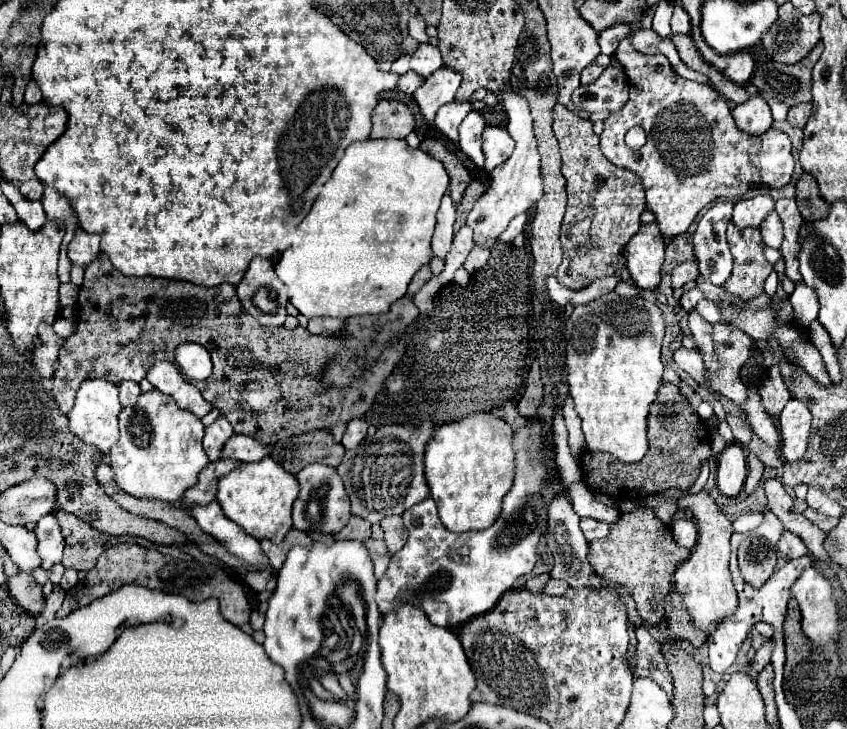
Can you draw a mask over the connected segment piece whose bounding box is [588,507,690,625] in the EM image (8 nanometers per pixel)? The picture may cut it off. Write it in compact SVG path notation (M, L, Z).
M642 507L632 513L624 513L618 517L616 523L610 523L610 535L606 539L598 539L590 543L588 561L600 577L610 583L624 585L628 593L636 601L636 609L640 617L650 623L658 625L664 617L664 597L672 589L672 575L678 563L686 561L690 549L684 549L674 543L672 531L668 525L662 525L652 509Z

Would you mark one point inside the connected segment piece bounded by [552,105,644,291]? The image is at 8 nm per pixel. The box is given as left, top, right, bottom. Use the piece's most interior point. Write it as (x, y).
(617, 208)

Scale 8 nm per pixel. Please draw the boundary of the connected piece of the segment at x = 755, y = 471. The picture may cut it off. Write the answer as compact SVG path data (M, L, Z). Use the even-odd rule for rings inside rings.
M748 457L748 477L746 477L746 483L744 483L744 491L746 493L752 493L754 487L758 485L760 477L762 477L762 471L764 471L764 463L756 457Z

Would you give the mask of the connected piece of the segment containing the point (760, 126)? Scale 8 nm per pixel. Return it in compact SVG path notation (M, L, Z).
M750 97L748 101L736 105L732 109L732 117L736 125L750 135L760 135L772 127L772 113L762 97Z

